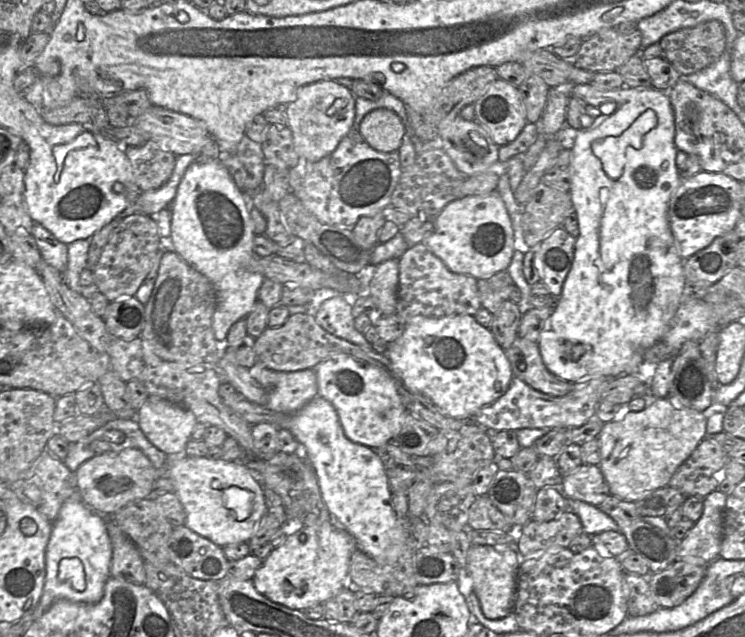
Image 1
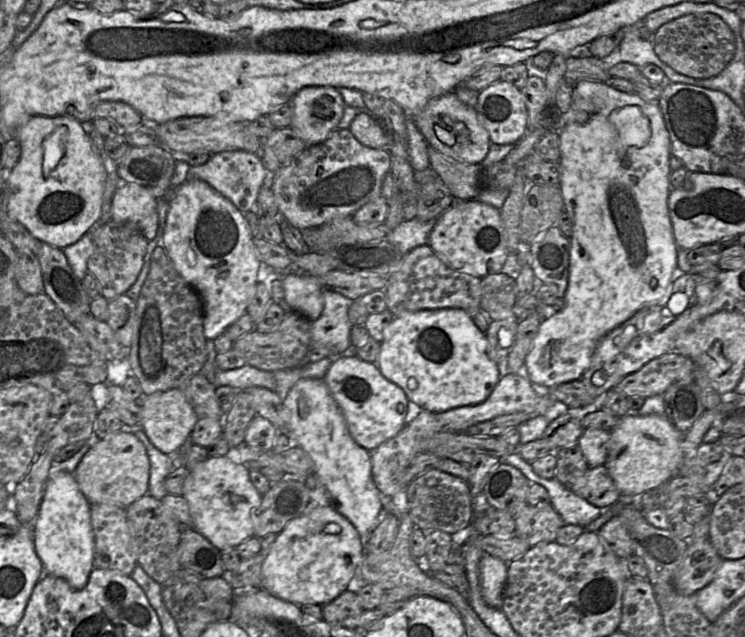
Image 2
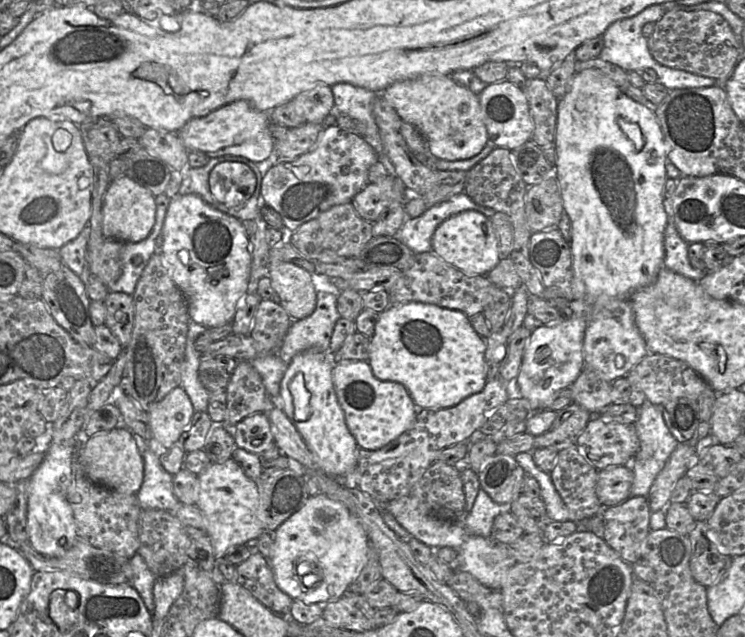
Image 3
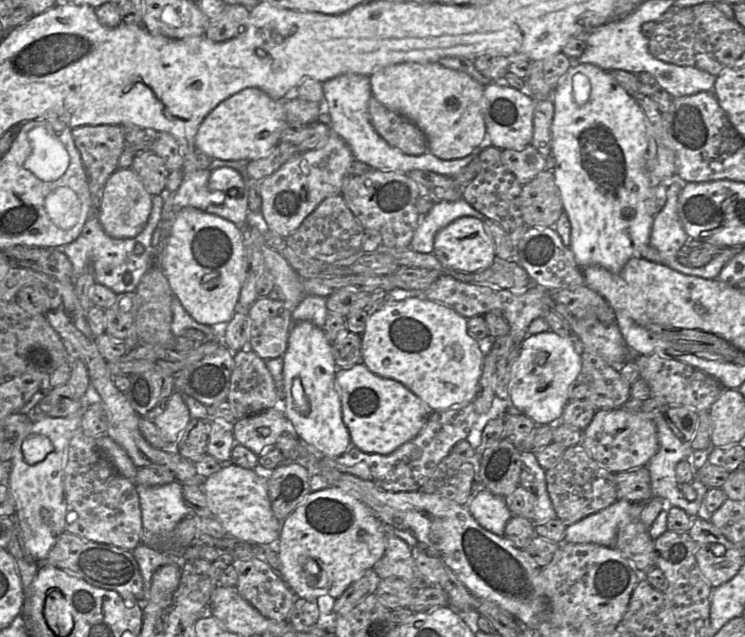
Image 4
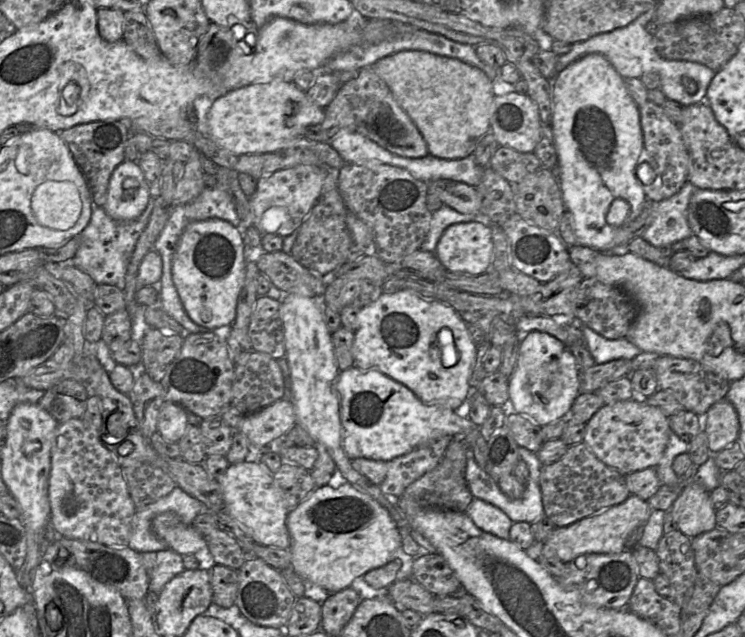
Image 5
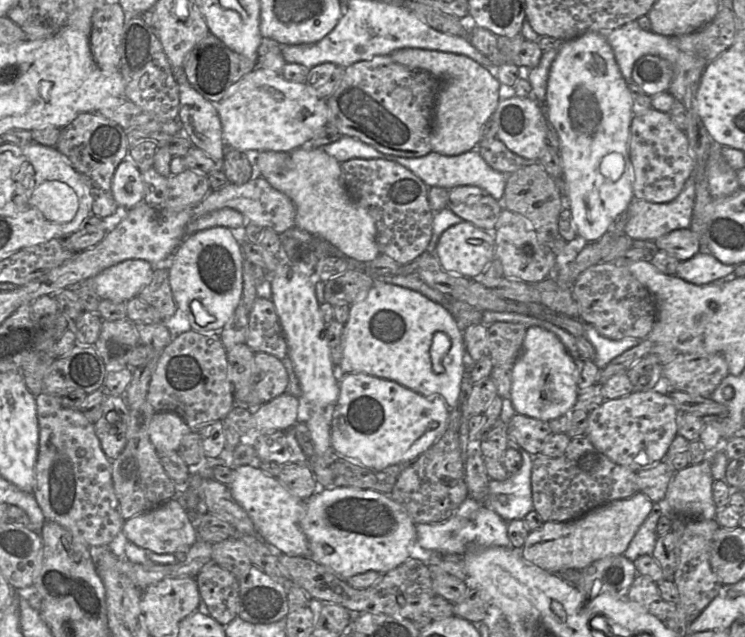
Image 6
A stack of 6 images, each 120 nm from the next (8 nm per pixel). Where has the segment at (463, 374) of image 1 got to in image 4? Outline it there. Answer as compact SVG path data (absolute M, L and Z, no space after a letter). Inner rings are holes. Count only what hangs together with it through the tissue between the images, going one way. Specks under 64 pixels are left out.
M426 297L392 300L372 313L362 338L362 362L372 373L396 380L425 402L432 411L461 408L471 403L482 374L488 347L468 332L467 319L447 306Z

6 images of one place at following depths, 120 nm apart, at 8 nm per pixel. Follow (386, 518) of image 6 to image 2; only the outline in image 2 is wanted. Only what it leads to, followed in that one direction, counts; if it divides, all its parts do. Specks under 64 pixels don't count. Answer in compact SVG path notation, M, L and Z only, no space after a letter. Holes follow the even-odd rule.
M332 504L318 506L289 521L277 535L262 564L261 588L277 598L297 605L325 605L344 592L351 579L356 580L364 554L365 546L353 524Z

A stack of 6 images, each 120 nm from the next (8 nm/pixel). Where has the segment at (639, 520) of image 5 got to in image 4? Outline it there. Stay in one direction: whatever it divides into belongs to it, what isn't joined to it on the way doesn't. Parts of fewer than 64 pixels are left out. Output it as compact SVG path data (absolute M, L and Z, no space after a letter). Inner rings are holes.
M617 499L608 507L566 527L565 541L614 547L620 524L630 516L632 503Z

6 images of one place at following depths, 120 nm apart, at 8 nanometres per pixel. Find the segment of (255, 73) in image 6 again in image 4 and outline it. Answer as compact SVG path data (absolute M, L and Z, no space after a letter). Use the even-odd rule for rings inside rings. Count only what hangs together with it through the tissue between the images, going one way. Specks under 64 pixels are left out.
M245 88L220 102L201 122L196 148L211 159L252 161L261 159L281 141L287 124L283 100L274 100L259 88Z

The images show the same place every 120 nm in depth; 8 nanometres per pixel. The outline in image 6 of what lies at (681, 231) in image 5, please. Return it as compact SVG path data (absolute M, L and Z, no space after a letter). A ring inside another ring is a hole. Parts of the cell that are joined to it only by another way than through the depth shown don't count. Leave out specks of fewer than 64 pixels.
M693 170L680 194L667 203L633 199L629 205L624 235L633 240L655 241L678 229L690 228L695 203Z

